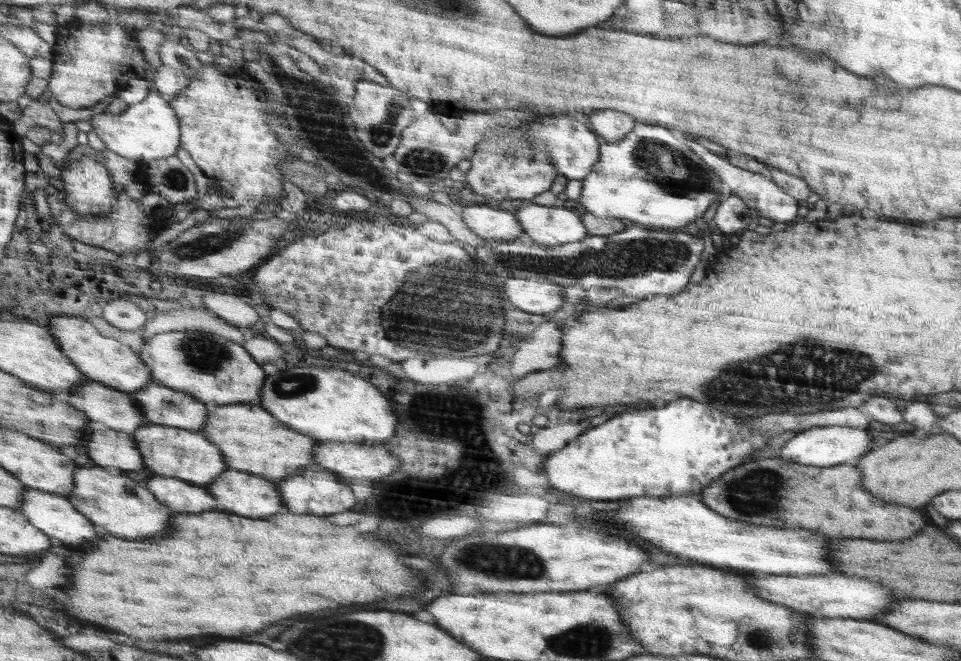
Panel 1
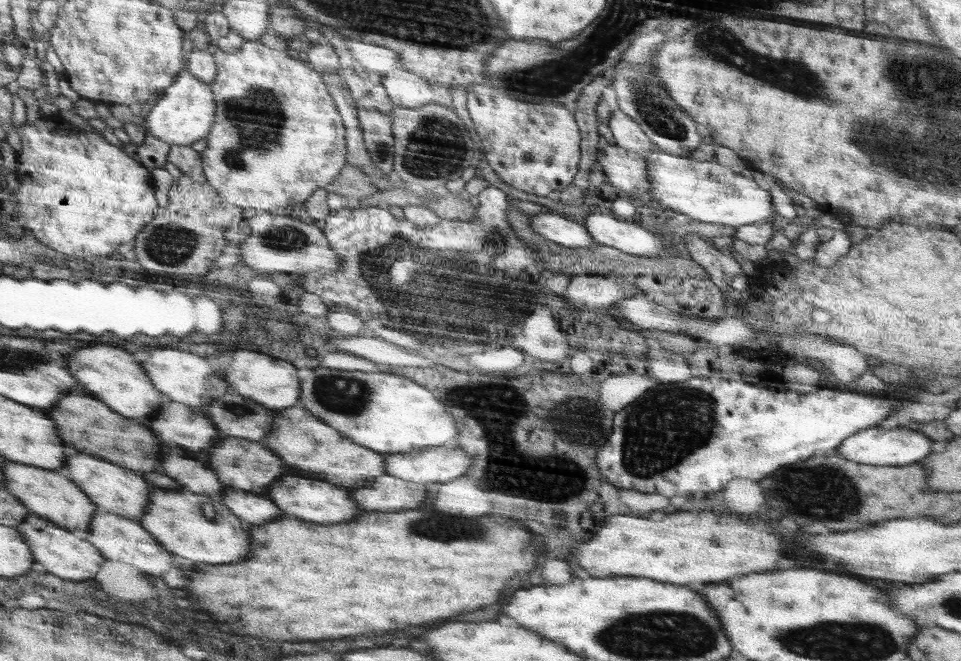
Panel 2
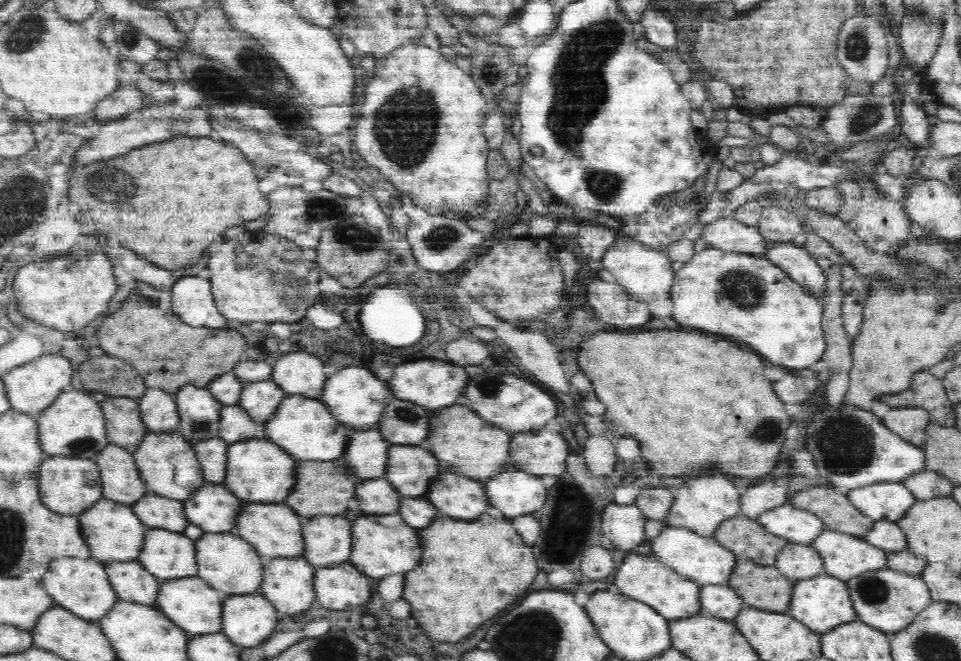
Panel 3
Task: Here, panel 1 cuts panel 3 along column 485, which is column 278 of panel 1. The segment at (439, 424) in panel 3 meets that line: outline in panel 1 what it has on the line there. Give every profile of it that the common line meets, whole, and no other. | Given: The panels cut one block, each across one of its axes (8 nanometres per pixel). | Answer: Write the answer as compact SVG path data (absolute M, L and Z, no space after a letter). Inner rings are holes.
M235 404L235 405L217 405L213 406L213 408L218 408L218 410L212 410L210 412L208 424L200 432L208 435L210 437L210 440L213 440L214 443L218 445L222 449L222 451L225 453L225 456L227 457L227 461L229 462L229 466L231 469L236 469L239 471L244 471L244 472L249 472L249 473L254 473L254 475L259 476L259 477L265 477L266 480L284 480L286 478L290 478L290 476L296 476L298 472L300 472L302 469L305 467L313 466L316 465L315 463L315 450L314 448L317 447L317 442L318 440L315 439L314 437L306 435L306 433L301 433L298 432L297 429L293 429L290 427L286 427L286 425L281 421L278 420L278 417L275 417L273 413L269 413L266 411L266 409L262 408L260 404Z

